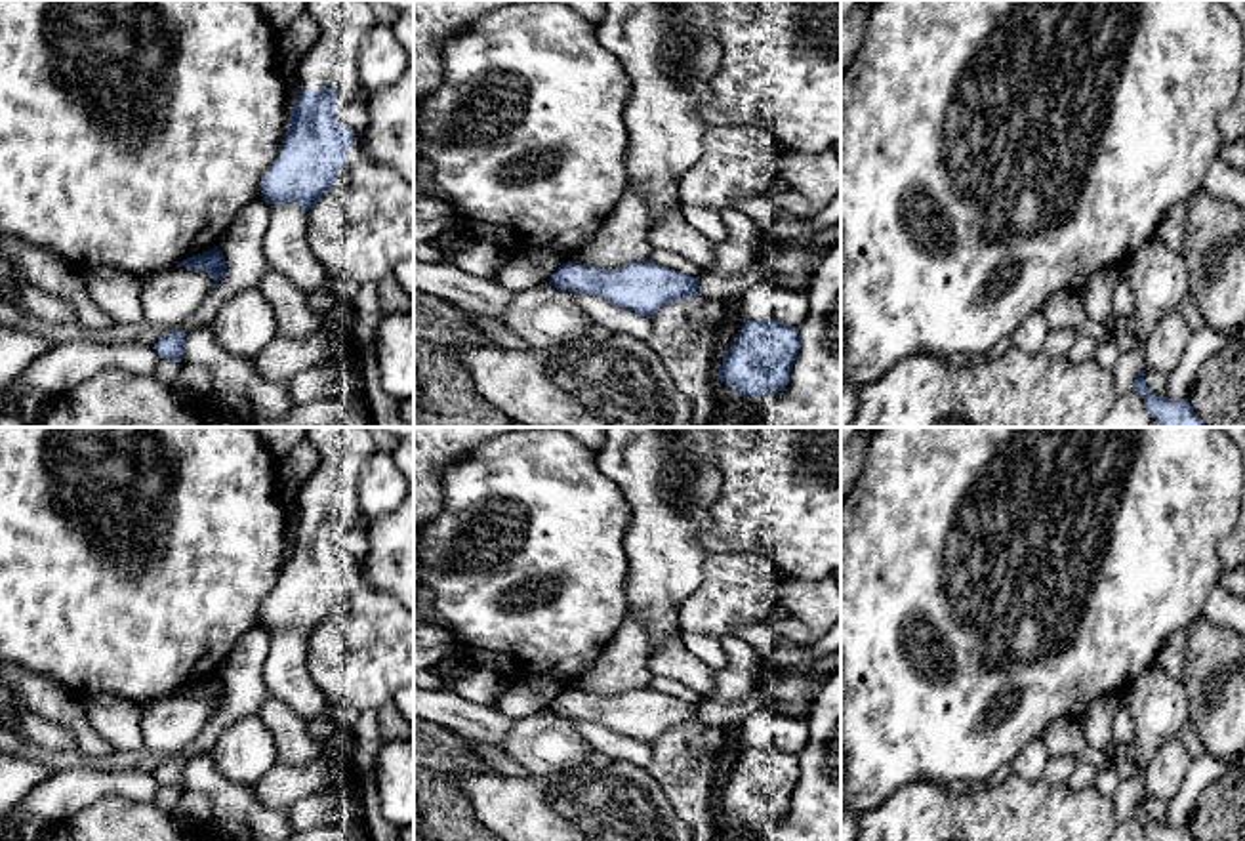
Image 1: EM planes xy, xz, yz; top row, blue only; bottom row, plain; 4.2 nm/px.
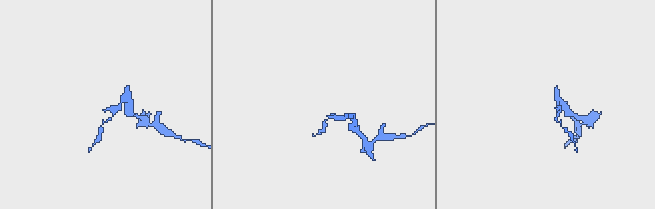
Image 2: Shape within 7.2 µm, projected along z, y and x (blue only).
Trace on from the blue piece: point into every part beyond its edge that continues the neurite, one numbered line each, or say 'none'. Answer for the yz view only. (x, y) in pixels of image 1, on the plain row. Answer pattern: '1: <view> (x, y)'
none

